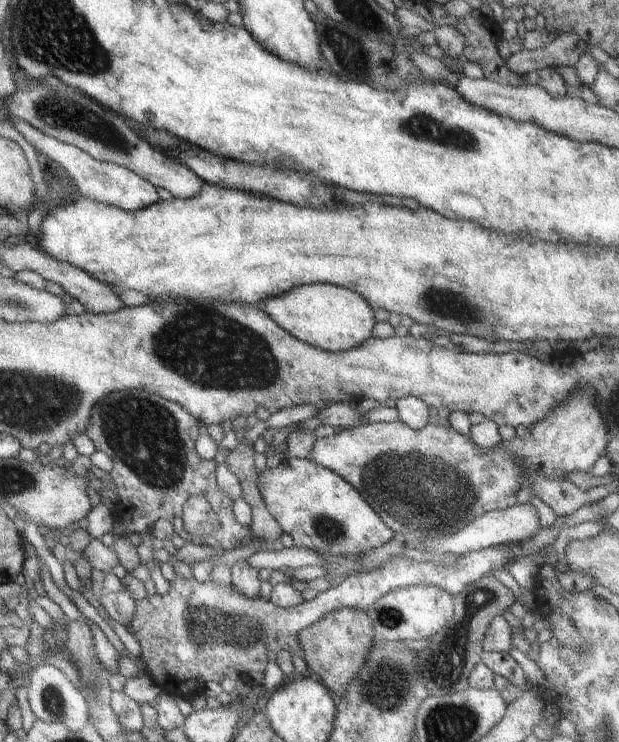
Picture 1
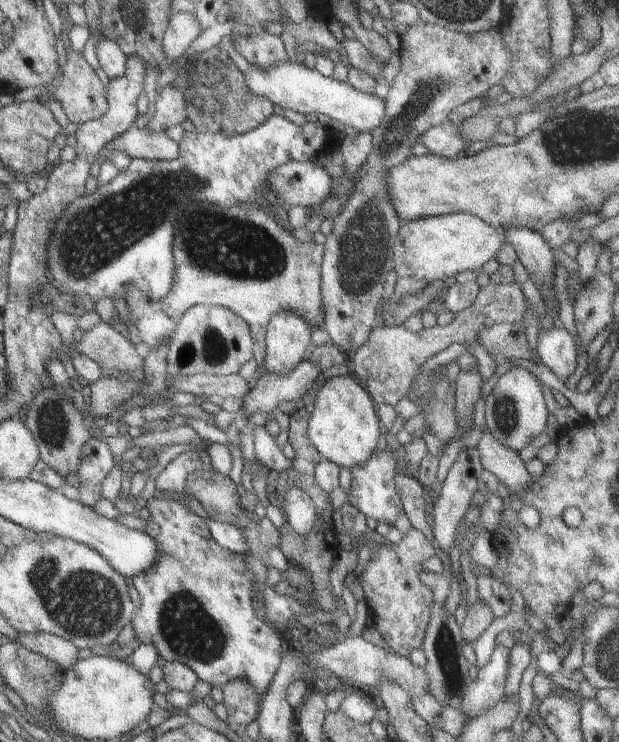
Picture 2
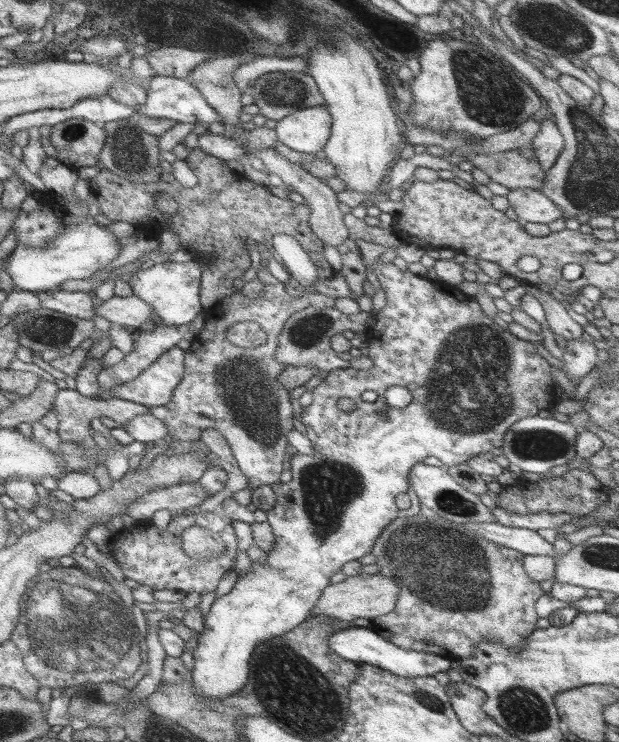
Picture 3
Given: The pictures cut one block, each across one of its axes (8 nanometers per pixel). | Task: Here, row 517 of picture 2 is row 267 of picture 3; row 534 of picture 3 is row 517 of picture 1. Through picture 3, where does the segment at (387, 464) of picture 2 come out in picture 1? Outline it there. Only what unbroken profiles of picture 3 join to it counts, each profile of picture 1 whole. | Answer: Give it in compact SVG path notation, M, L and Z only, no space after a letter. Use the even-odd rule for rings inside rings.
M283 458L273 468L265 467L256 476L256 487L269 514L279 524L285 534L291 536L292 544L297 548L309 548L325 556L365 553L391 541L394 532L371 510L371 507L359 496L359 493L343 477L328 468L315 464L307 458Z

